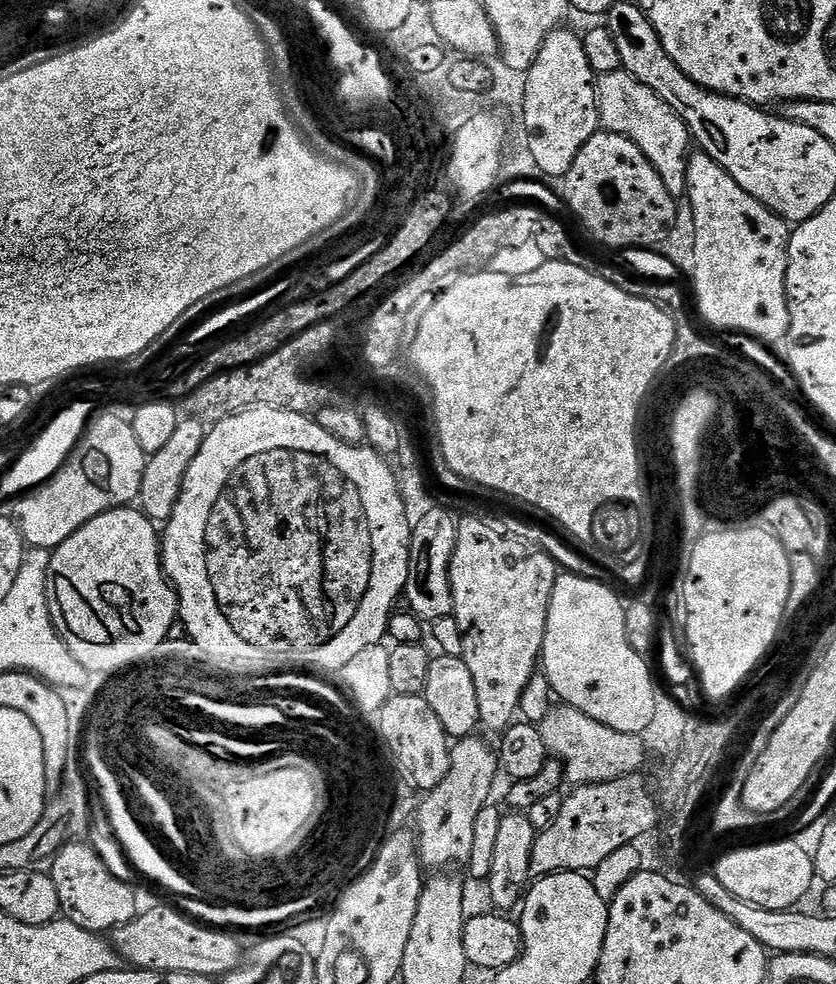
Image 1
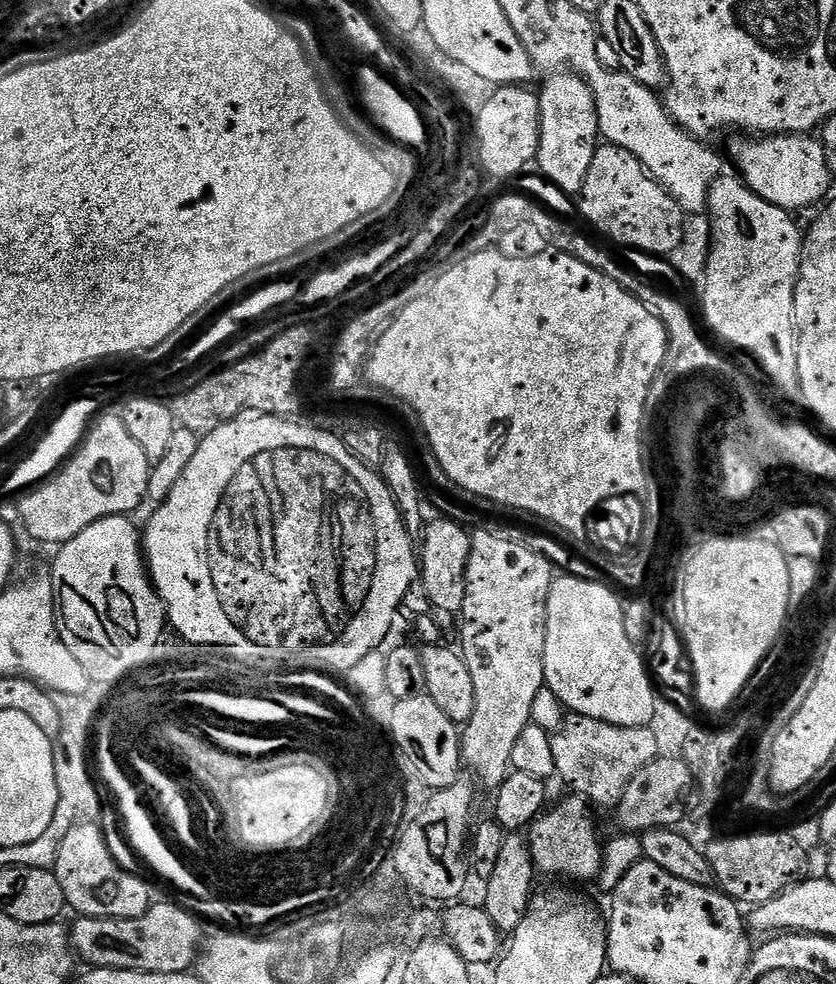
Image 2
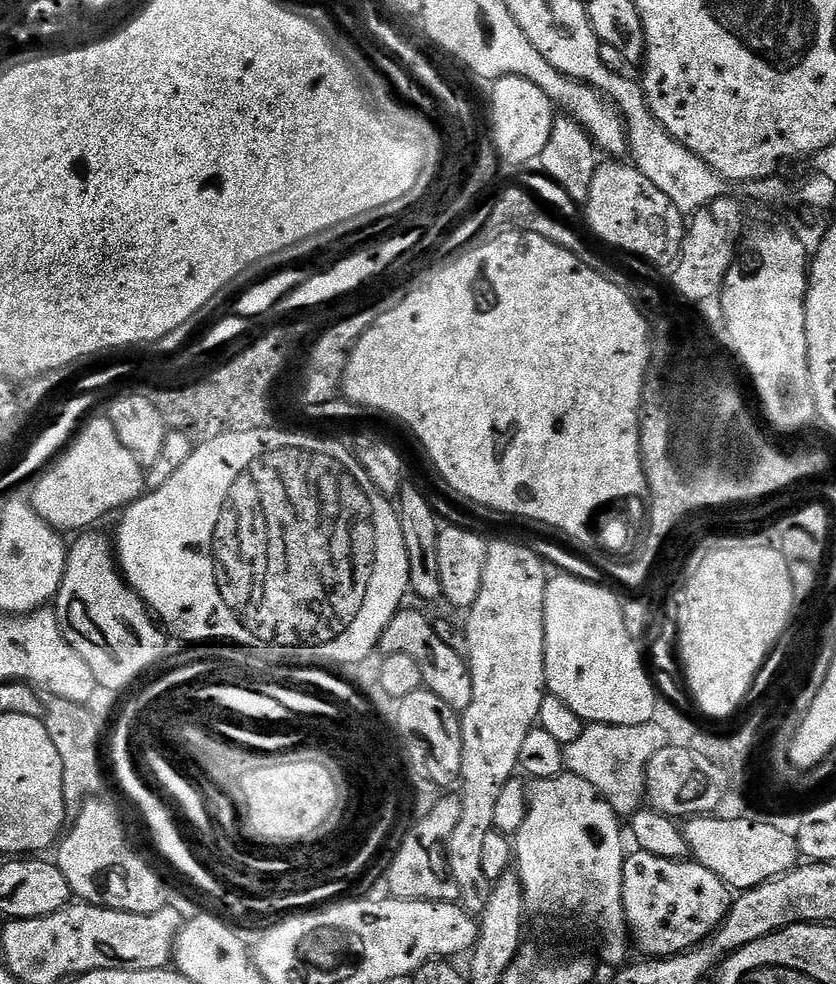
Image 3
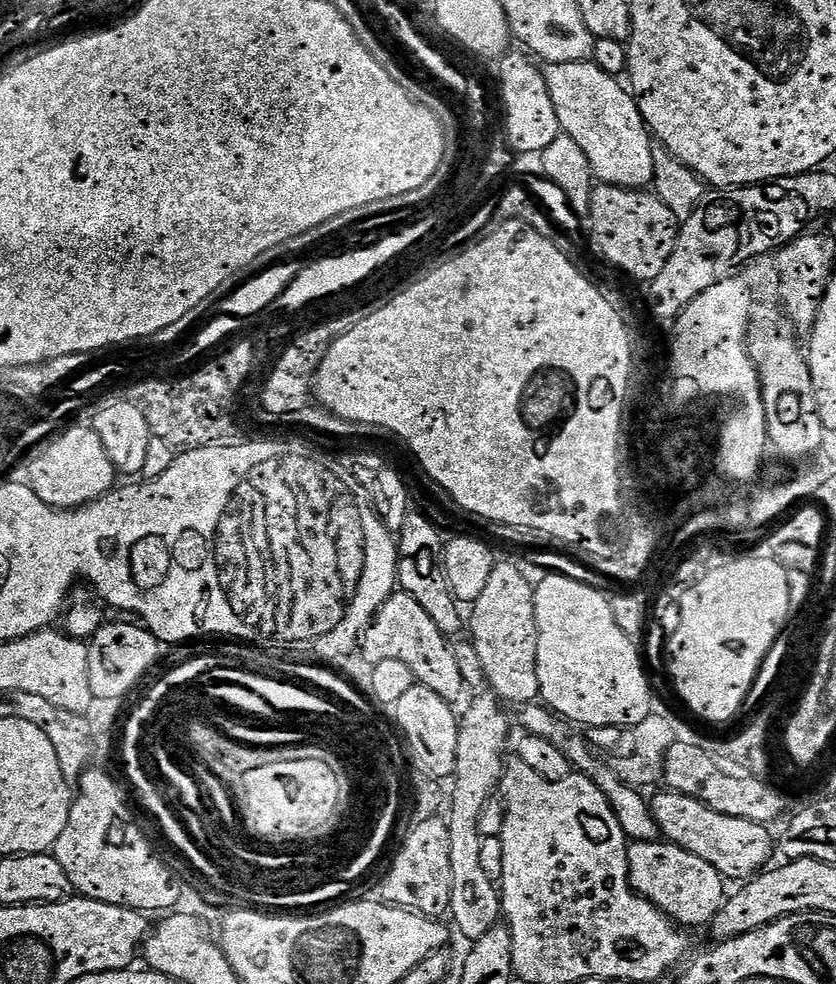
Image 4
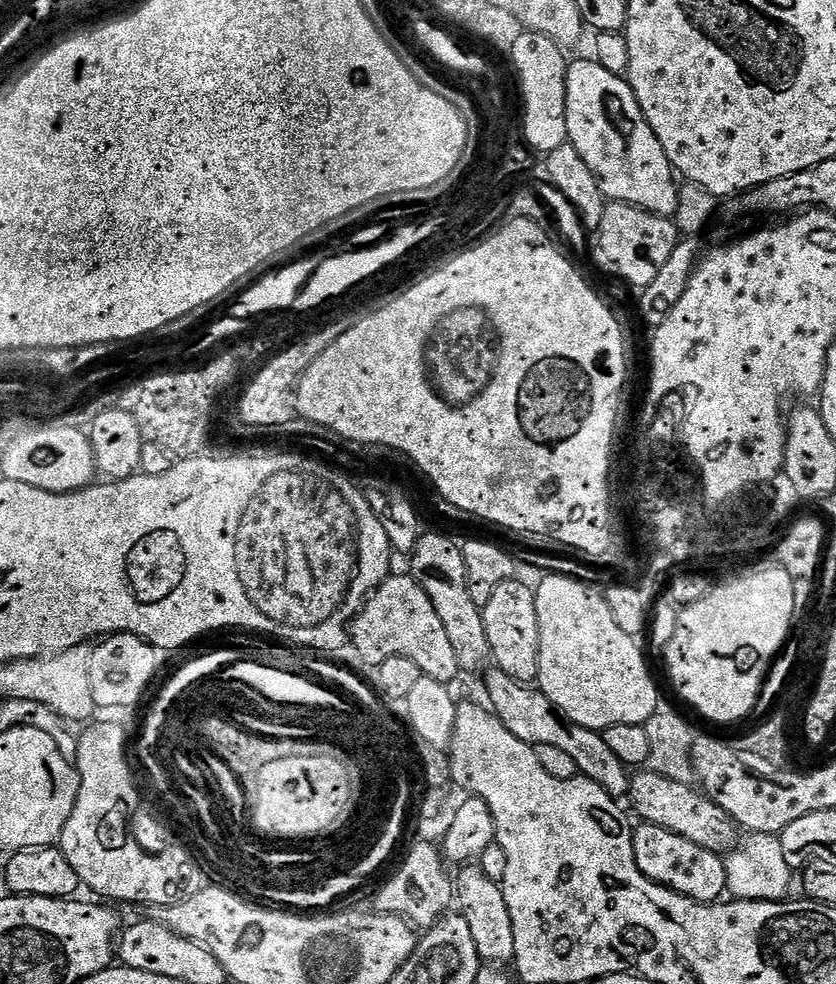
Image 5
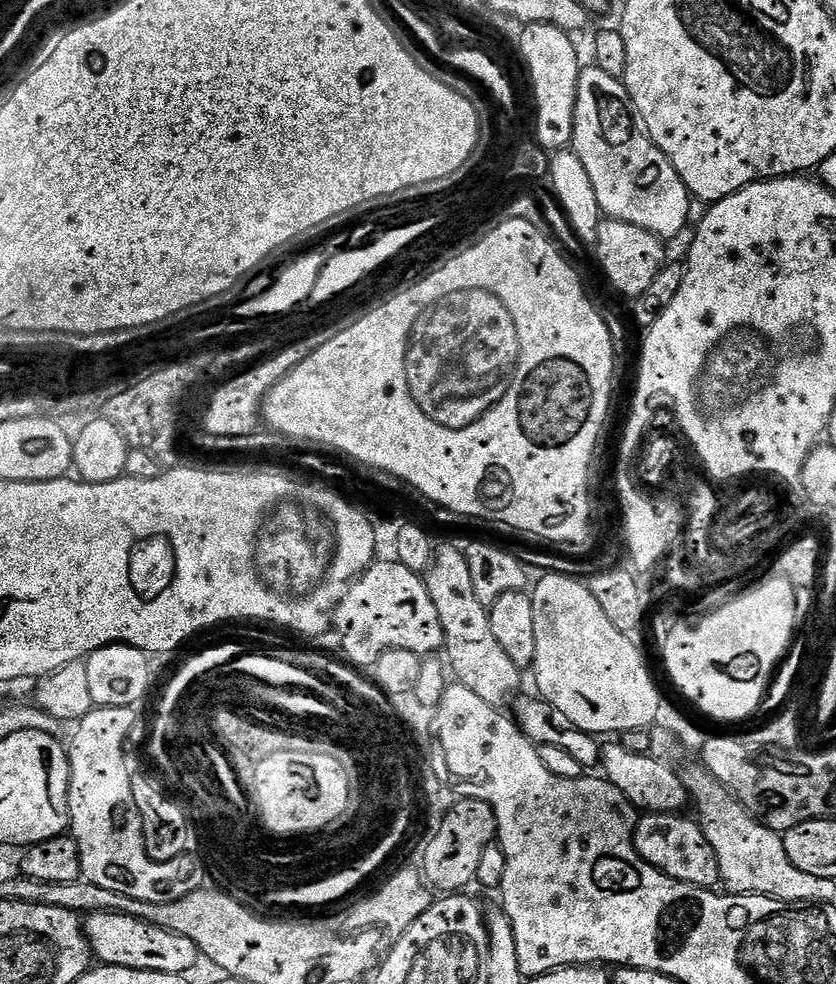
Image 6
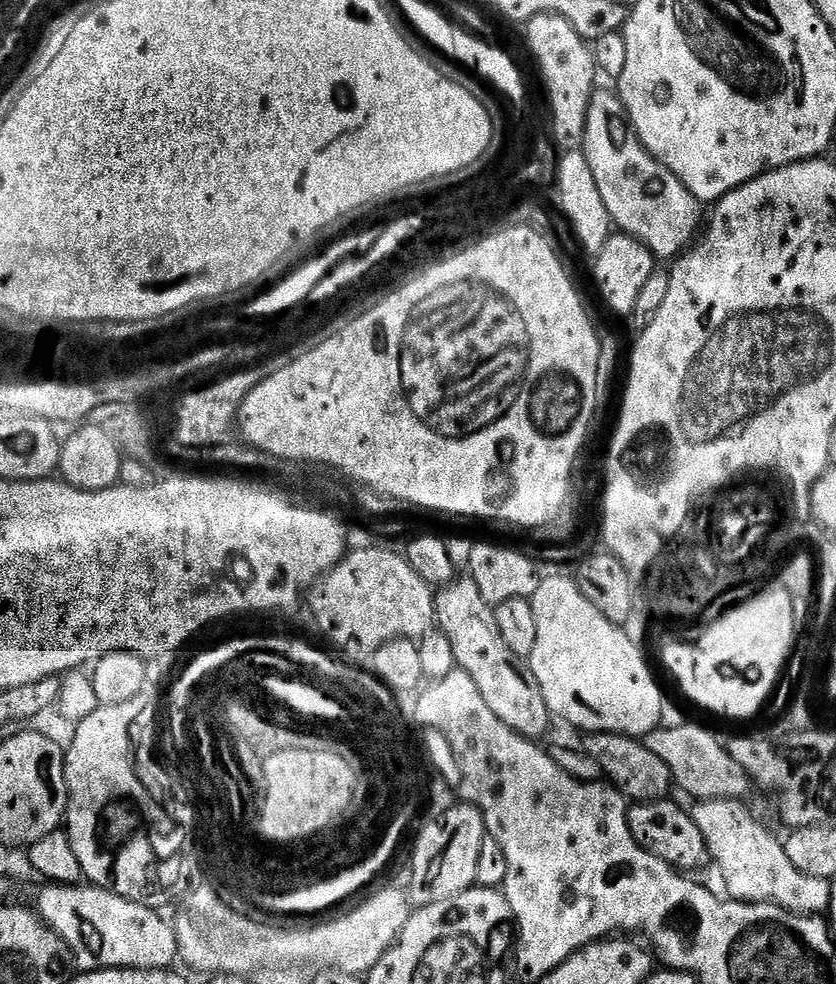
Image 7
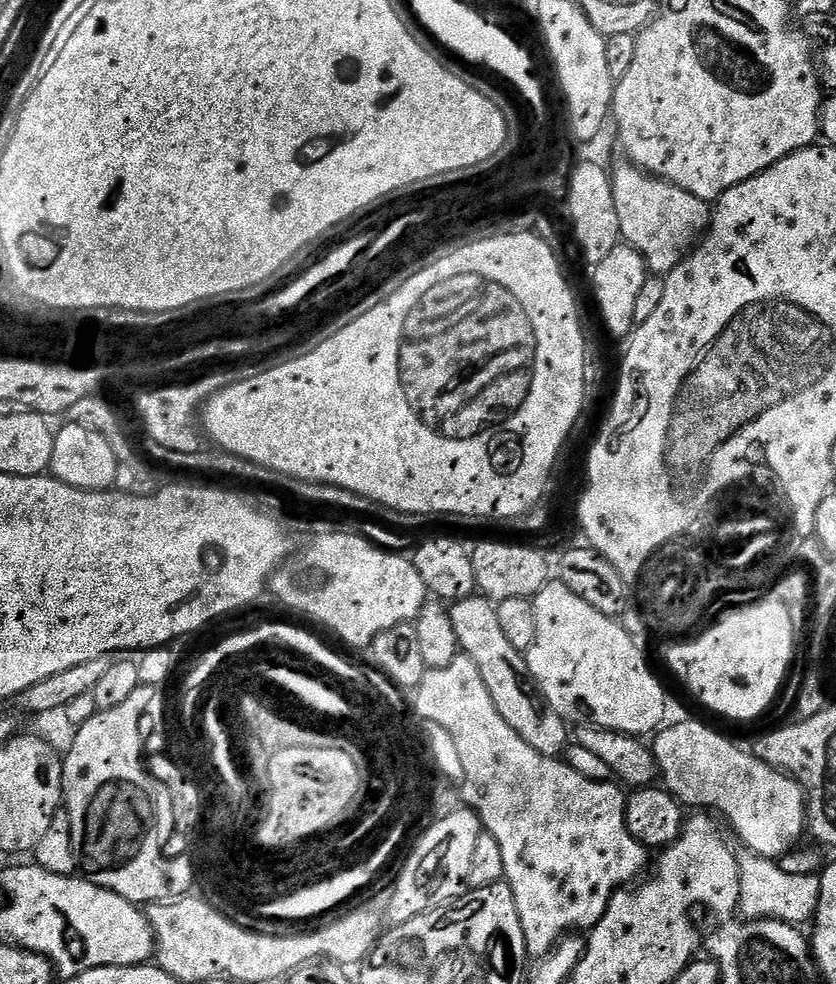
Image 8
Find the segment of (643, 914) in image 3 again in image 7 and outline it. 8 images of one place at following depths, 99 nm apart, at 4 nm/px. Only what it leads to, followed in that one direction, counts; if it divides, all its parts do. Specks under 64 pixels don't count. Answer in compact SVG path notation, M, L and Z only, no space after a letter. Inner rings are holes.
M672 798L633 803L628 810L628 825L638 846L654 854L654 858L662 858L677 872L692 874L695 868L709 867L708 843L702 838L702 830L698 830L698 822L694 822L687 807L675 804Z

